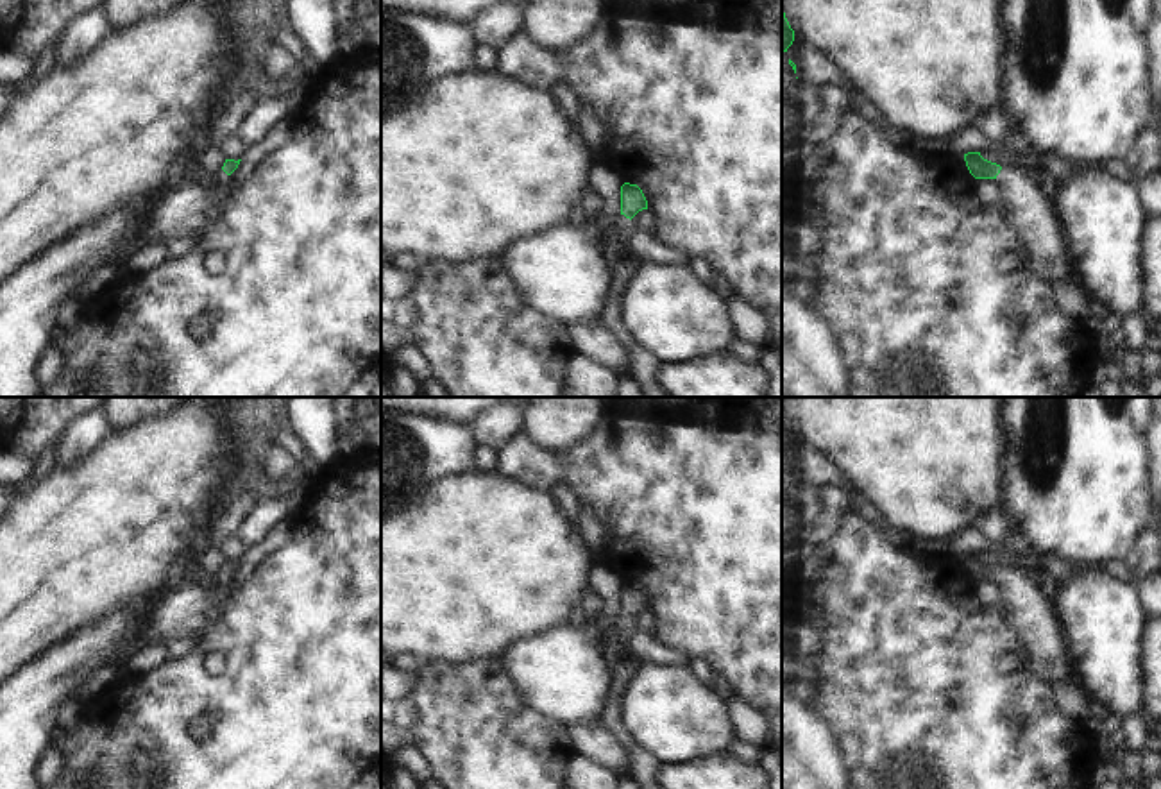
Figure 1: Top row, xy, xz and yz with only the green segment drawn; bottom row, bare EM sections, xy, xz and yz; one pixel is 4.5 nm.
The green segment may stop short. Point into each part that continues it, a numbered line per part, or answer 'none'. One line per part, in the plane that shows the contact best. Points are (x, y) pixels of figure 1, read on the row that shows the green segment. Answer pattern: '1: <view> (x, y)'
1: yz (1033, 213).

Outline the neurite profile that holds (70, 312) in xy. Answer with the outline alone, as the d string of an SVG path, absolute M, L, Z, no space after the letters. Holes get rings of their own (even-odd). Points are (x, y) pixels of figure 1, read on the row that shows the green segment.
M82 299L61 301L57 306L59 306L59 324L63 329L68 329L75 326L75 322L81 318L84 301Z

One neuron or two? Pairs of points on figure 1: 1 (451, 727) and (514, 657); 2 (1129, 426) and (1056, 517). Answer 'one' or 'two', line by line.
1: two
2: one

